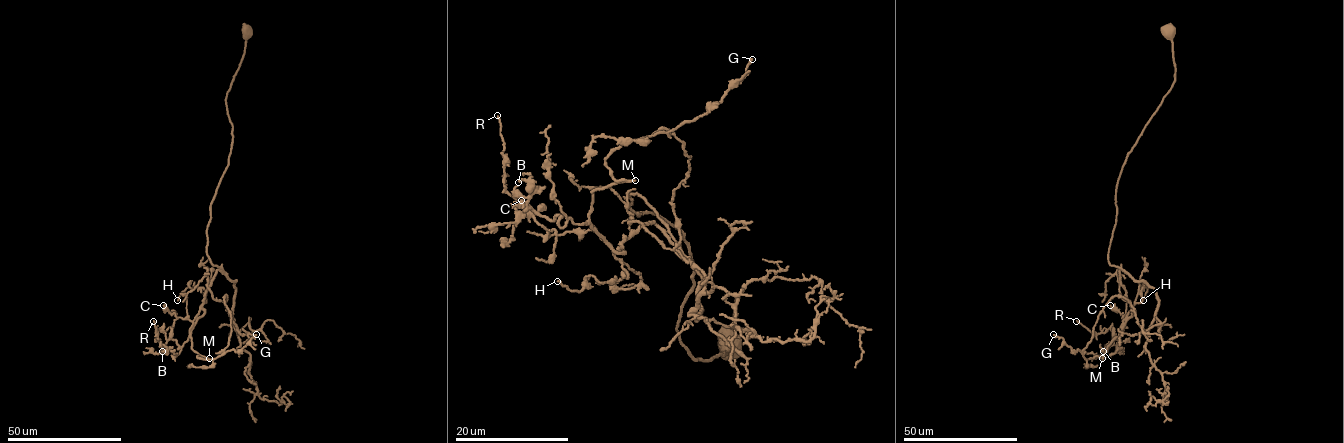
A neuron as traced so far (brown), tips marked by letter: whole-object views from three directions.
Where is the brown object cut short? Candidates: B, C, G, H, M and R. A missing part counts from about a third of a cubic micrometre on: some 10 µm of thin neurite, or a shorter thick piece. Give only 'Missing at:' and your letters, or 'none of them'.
Missing at: G, M

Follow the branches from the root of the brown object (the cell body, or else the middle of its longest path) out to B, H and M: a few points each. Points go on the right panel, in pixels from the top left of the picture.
B: (1168, 31), (1175, 79), (1116, 186), (1108, 262), (1124, 271), (1132, 315), (1121, 347), (1116, 339), (1103, 351)
H: (1168, 31), (1175, 79), (1116, 186), (1108, 262), (1124, 271), (1132, 314), (1120, 333), (1144, 285), (1143, 300)
M: (1168, 31), (1175, 79), (1116, 186), (1108, 262), (1124, 271), (1120, 280), (1132, 315), (1102, 358)

